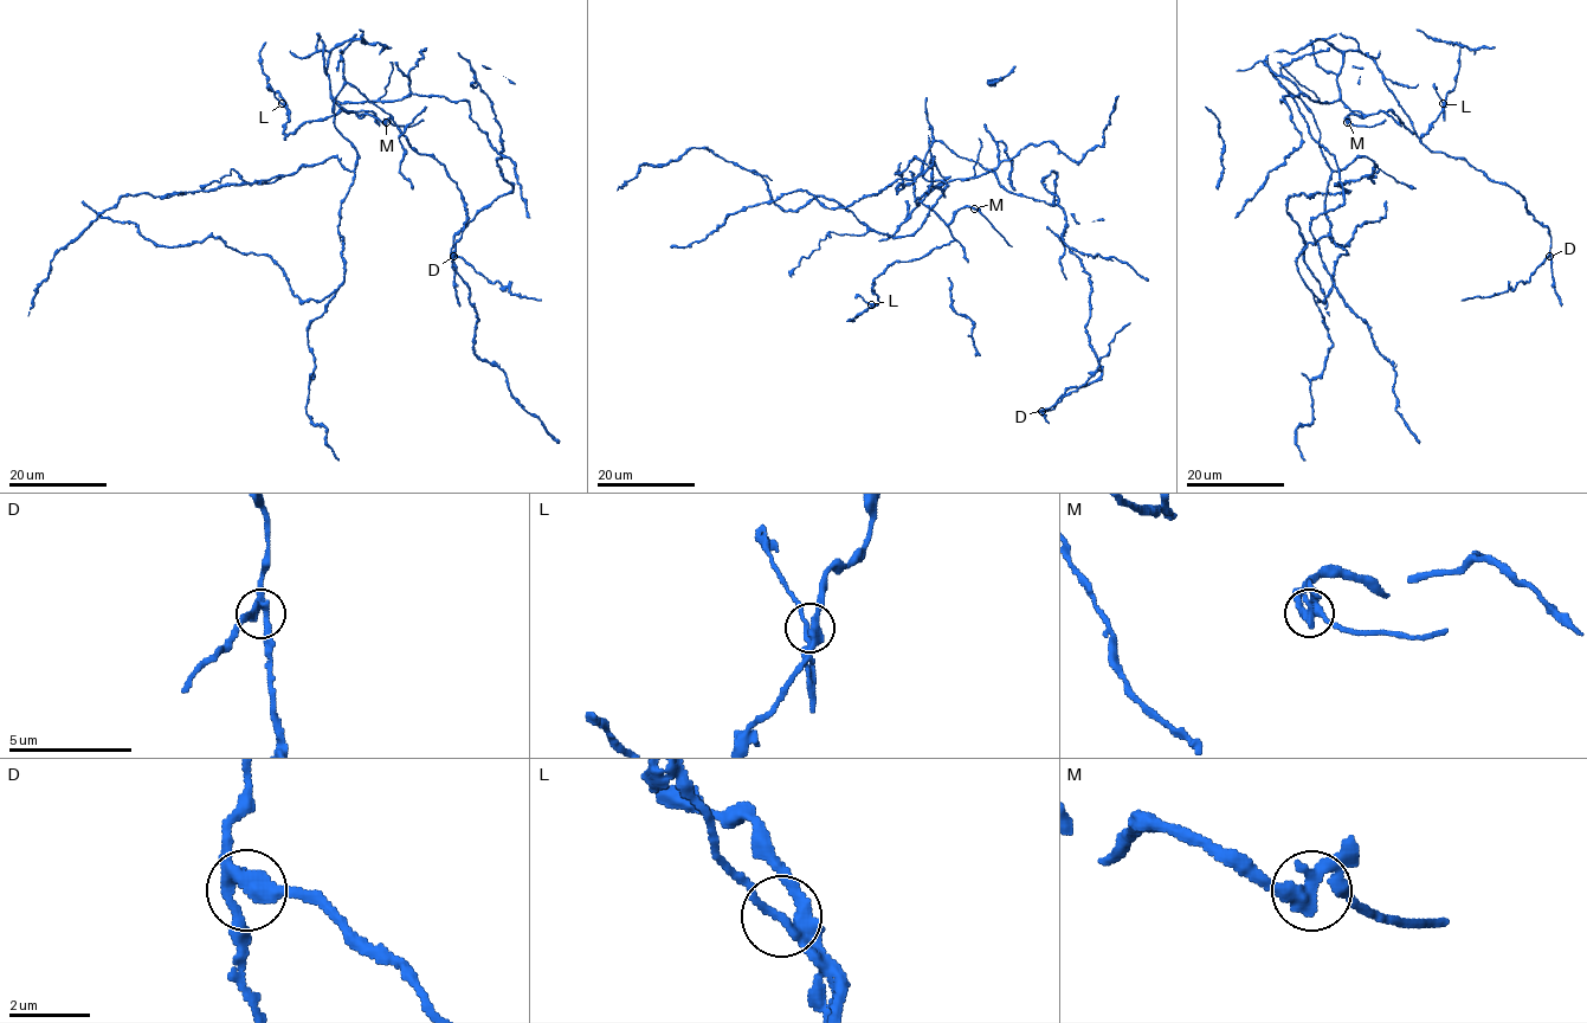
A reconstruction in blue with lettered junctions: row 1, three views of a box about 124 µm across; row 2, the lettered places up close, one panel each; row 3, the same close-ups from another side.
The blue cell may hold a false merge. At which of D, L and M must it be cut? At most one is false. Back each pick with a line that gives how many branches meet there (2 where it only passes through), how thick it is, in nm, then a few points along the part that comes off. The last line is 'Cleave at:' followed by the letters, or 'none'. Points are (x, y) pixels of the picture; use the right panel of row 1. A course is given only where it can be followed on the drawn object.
M: 3 | 280 nm | (1347, 122), (1372, 127), (1385, 120)
Cleave at: M

